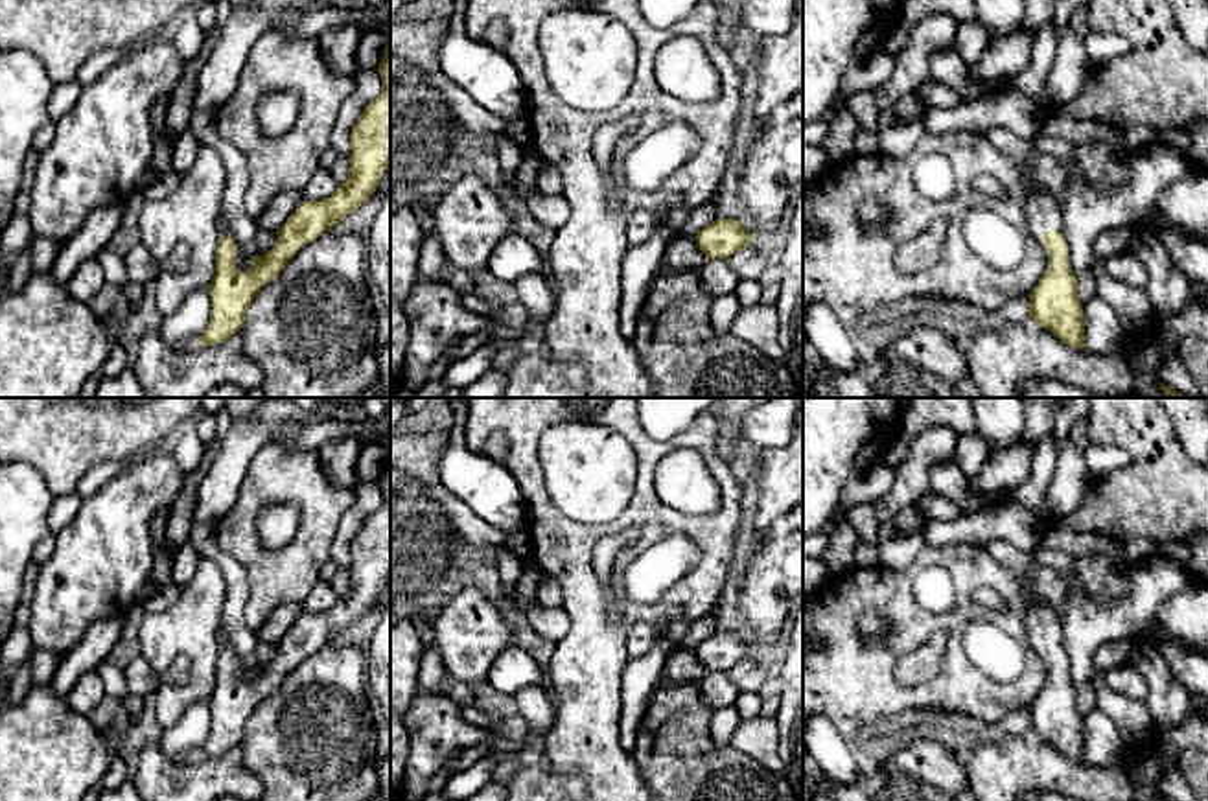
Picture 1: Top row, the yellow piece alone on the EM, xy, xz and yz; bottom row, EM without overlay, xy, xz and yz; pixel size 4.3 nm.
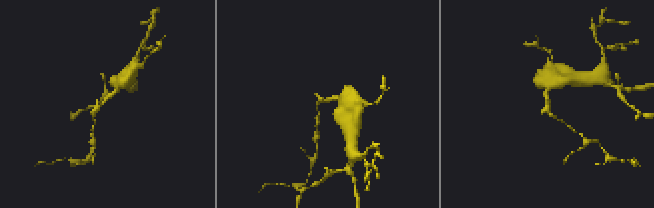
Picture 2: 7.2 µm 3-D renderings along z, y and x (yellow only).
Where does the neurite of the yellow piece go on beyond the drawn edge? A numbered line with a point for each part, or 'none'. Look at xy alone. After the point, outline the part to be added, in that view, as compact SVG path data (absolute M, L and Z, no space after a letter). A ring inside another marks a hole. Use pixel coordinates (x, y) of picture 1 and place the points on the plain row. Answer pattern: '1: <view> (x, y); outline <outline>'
1: xy (242, 669); outline M236 657L236 683L245 685L250 679L250 665Z

